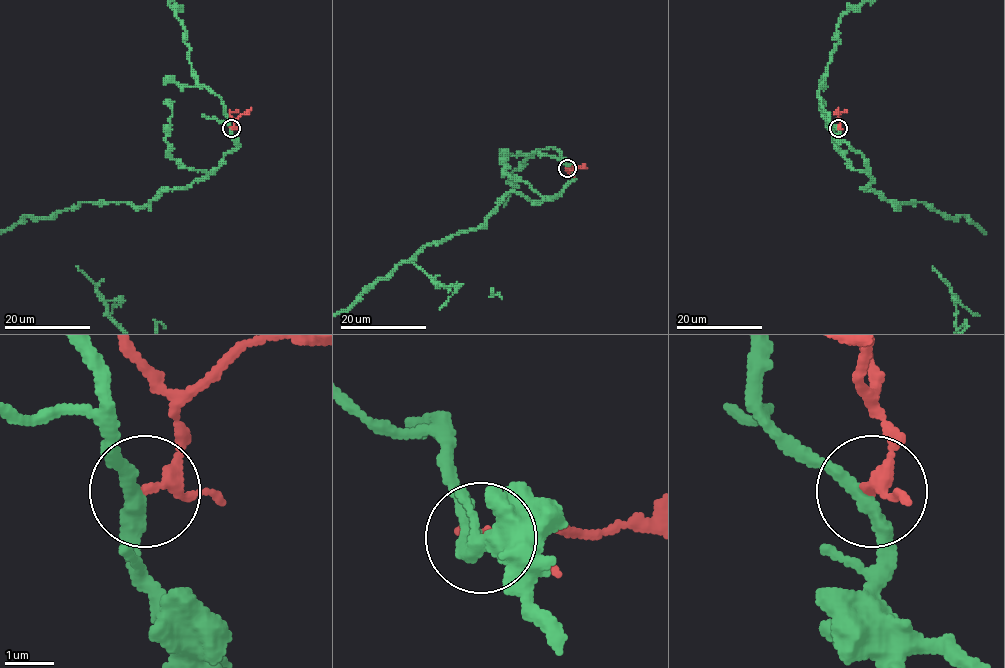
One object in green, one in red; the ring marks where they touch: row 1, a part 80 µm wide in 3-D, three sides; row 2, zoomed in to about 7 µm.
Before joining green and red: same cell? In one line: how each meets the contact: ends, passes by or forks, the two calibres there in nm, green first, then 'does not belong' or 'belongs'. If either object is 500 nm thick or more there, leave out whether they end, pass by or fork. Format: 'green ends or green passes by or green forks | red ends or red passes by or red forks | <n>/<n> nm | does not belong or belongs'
green passes by | red passes by | 300/200 nm | does not belong

